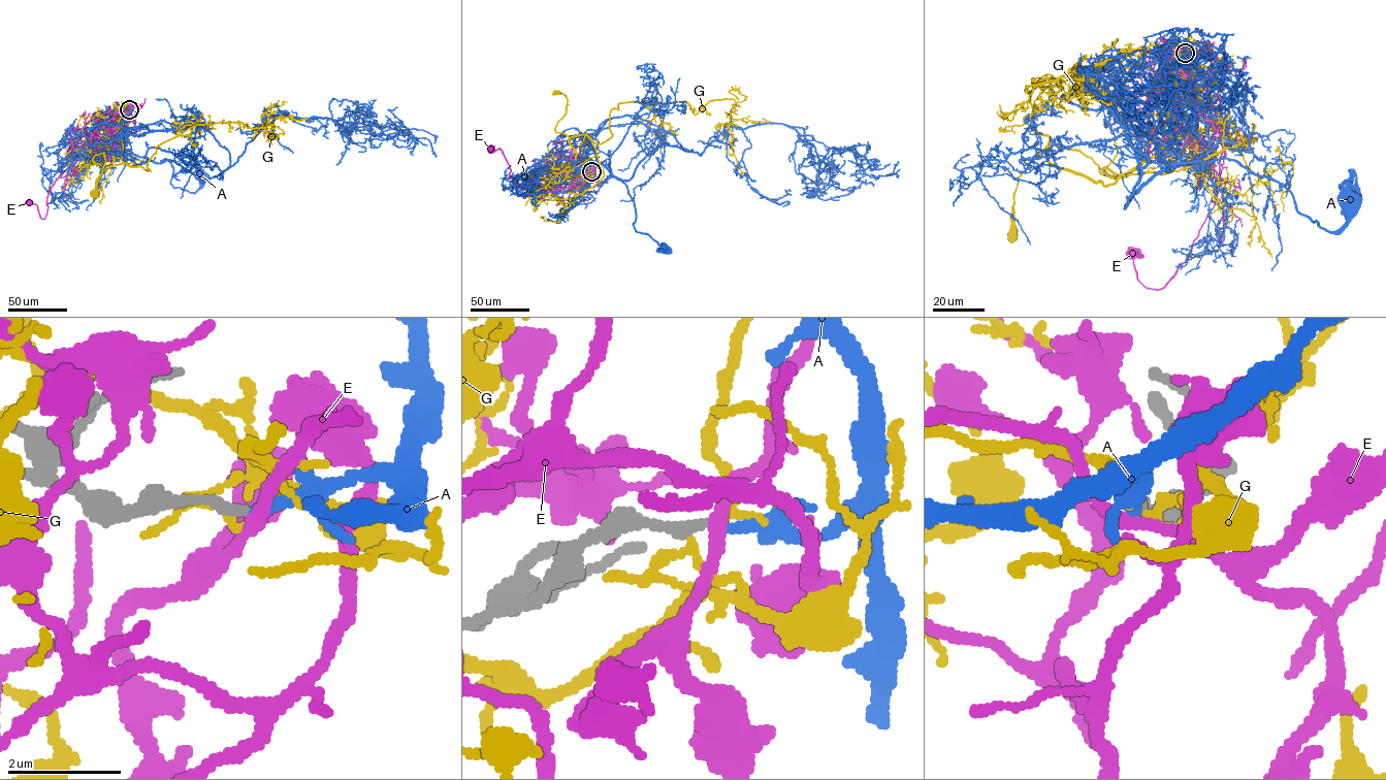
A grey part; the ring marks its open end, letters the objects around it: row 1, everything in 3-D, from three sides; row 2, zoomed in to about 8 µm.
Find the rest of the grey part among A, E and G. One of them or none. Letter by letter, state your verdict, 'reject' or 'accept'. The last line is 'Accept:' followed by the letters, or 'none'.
A: accept
E: reject
G: reject
Accept: A

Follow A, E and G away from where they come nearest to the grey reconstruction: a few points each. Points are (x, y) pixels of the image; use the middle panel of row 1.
A: (591, 172), (593, 164), (585, 157), (588, 136), (595, 159), (626, 187), (635, 204), (634, 227), (666, 249)
E: (591, 172), (567, 188), (521, 187), (509, 175), (501, 150), (490, 148)
G: (591, 172), (581, 176), (578, 173), (576, 152), (569, 137), (556, 131), (567, 101), (563, 94), (556, 92)

